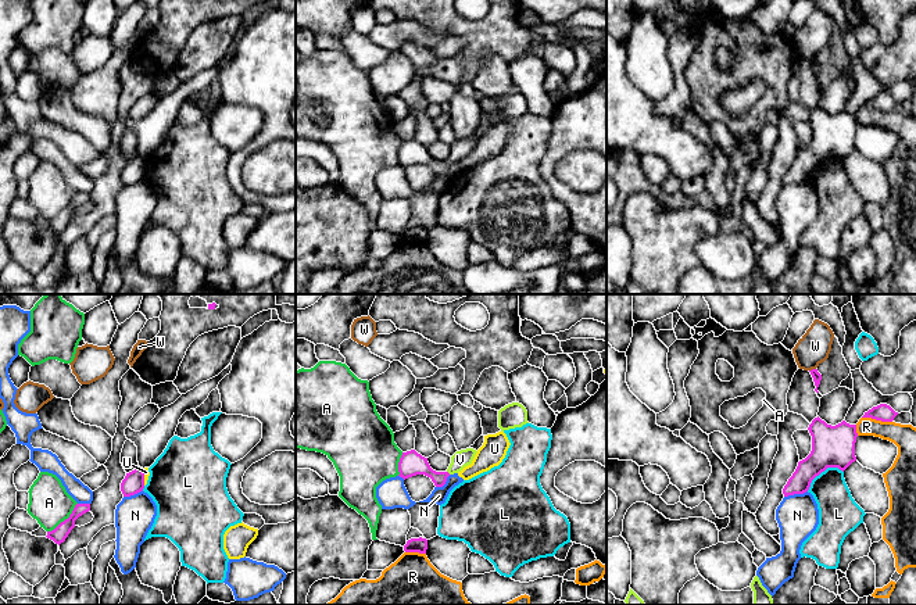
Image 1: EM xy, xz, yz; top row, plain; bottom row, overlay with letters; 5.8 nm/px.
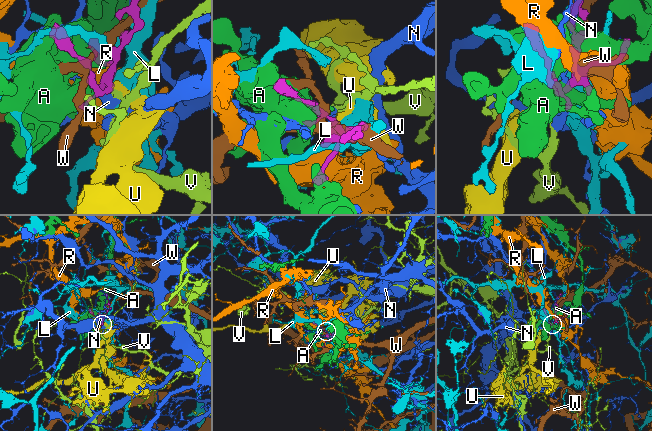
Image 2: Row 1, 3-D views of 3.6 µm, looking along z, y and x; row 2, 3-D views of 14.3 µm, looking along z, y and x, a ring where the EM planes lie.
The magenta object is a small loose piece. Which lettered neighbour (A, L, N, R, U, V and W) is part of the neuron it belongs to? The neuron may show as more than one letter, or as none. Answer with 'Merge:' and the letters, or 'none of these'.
Merge: V

